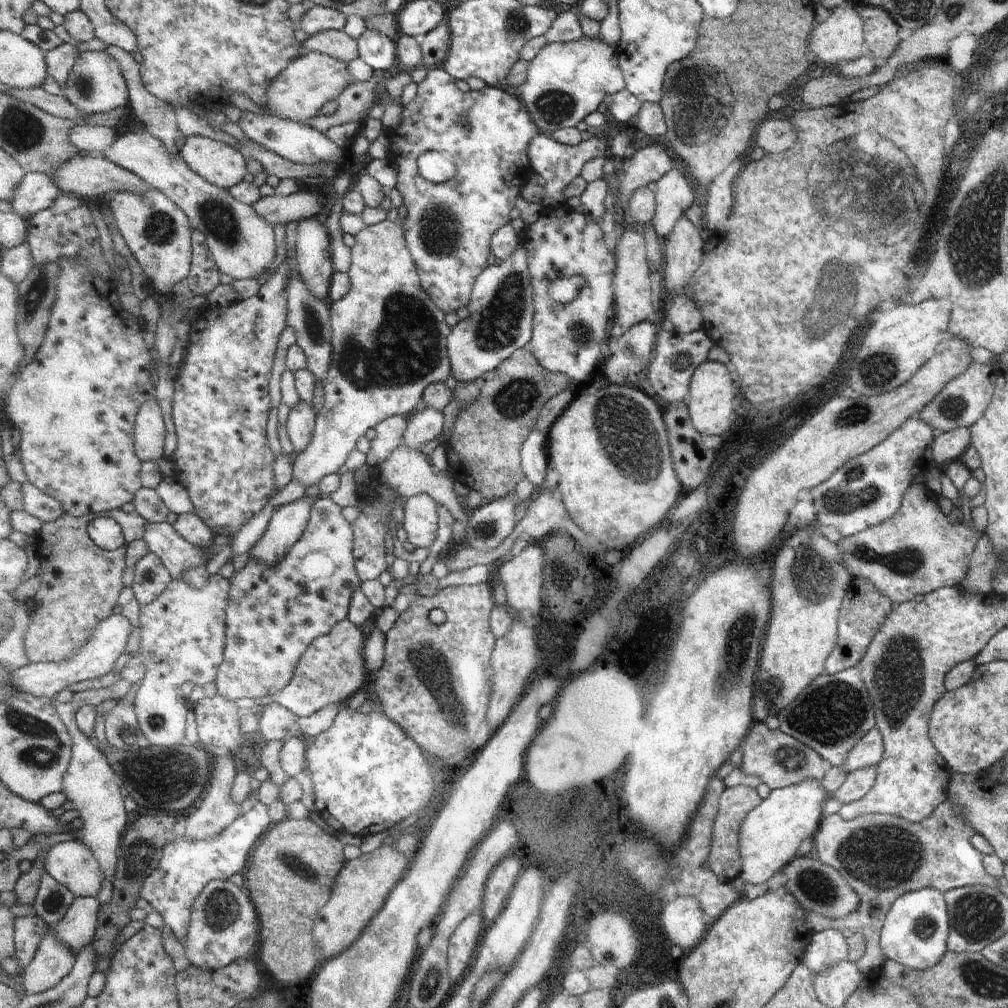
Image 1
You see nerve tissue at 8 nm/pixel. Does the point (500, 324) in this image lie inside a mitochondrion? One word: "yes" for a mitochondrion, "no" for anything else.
yes

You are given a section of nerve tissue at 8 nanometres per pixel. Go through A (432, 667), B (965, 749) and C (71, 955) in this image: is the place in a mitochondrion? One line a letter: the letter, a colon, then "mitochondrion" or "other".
A: mitochondrion
B: other
C: other

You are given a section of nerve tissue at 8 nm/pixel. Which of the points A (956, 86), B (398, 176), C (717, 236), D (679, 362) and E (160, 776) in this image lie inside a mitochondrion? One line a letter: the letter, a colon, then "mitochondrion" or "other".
A: other
B: other
C: other
D: mitochondrion
E: mitochondrion

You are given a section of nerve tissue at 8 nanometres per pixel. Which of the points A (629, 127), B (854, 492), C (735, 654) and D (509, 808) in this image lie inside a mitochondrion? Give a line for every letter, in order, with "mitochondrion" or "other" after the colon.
A: other
B: mitochondrion
C: mitochondrion
D: other

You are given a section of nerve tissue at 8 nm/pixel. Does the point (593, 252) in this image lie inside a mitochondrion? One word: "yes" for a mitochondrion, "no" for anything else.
no

